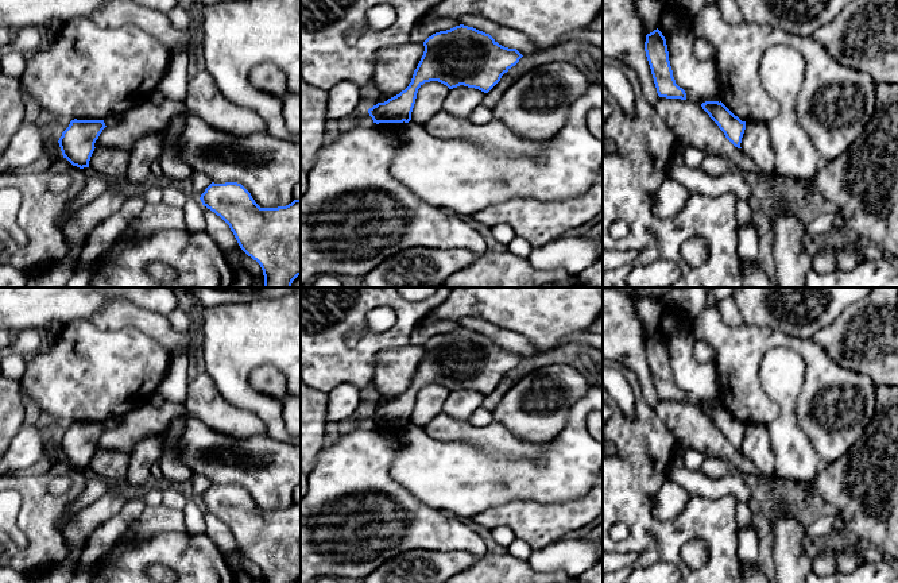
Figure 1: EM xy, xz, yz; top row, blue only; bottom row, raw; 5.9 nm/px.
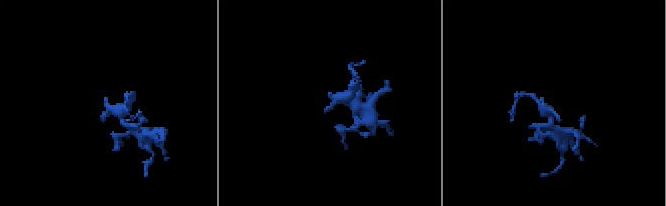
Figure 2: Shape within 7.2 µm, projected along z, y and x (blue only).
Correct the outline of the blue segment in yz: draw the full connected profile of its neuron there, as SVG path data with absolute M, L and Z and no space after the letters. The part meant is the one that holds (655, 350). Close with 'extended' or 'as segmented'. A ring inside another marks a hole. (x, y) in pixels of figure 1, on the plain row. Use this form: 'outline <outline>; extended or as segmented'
outline M658 331L646 337L645 354L658 398L686 402L685 393L673 379L666 341Z; as segmented

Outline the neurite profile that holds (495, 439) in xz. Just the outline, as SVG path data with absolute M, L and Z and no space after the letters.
M444 412L434 414L423 426L425 432L438 441L462 441L489 455L507 457L538 459L551 443L529 443L512 435L503 424L492 421L475 426L468 420L453 420Z

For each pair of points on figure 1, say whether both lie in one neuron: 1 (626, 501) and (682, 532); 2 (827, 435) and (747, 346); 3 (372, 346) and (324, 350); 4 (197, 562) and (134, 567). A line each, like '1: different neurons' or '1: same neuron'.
1: same neuron
2: same neuron
3: same neuron
4: same neuron

